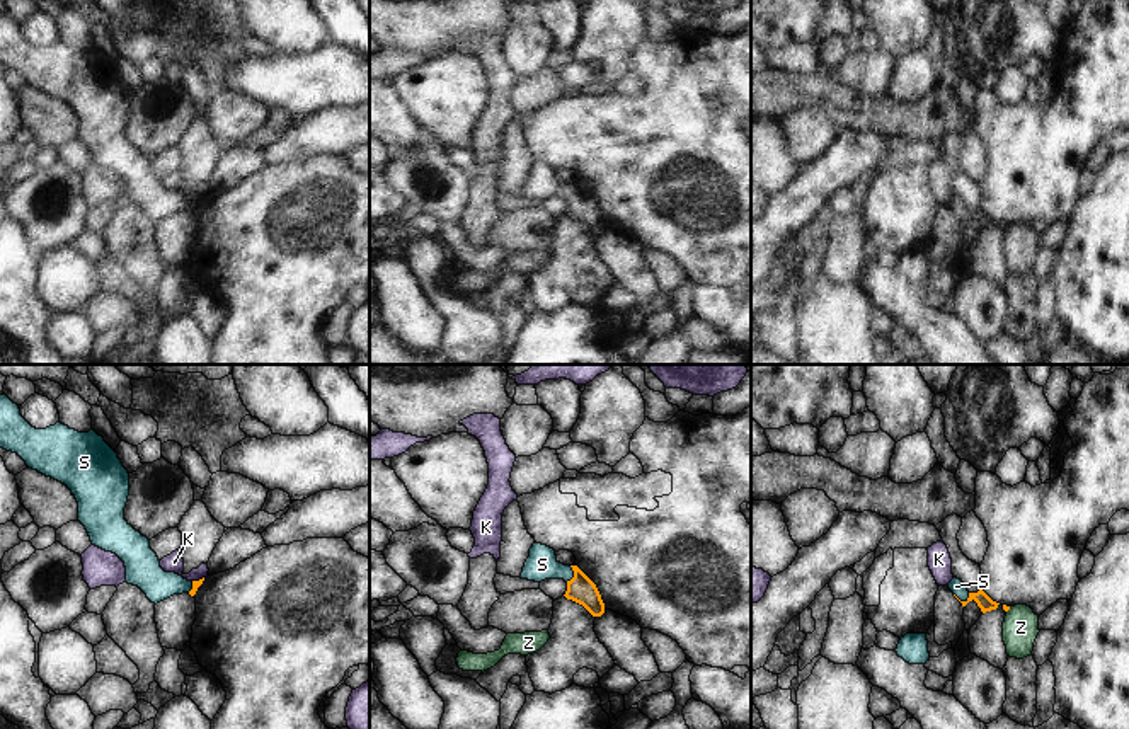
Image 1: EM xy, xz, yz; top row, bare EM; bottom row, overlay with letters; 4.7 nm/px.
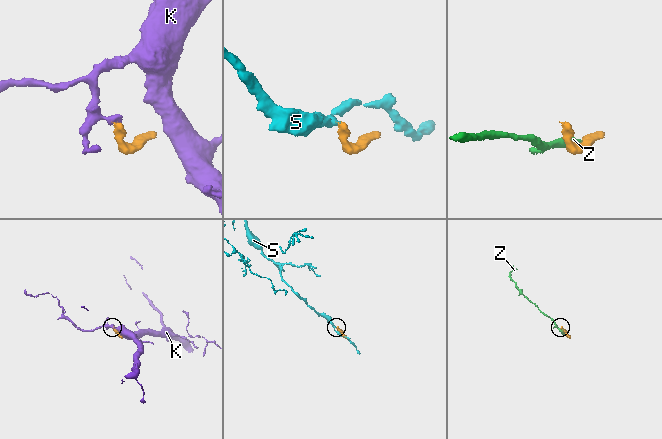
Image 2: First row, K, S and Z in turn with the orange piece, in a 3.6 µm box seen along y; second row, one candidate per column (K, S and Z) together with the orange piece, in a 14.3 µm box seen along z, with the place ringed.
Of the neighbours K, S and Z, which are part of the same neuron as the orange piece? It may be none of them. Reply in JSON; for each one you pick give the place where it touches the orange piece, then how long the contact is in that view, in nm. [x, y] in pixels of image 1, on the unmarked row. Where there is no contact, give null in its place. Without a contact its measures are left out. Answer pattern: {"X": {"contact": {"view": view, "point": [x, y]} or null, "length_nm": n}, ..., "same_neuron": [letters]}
{"S": {"contact": {"view": "yz", "point": [962, 220]}, "length_nm": 80}, "same_neuron": ["S"]}

